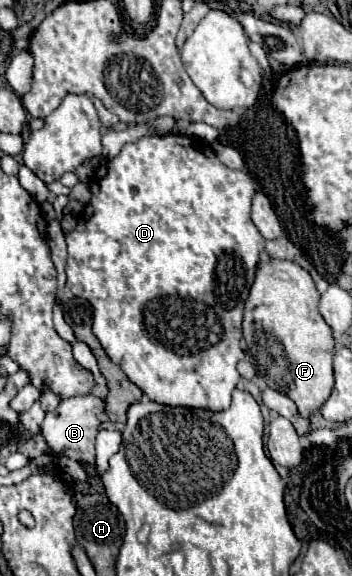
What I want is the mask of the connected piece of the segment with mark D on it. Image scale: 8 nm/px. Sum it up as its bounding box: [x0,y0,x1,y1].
[67,135,265,411]

